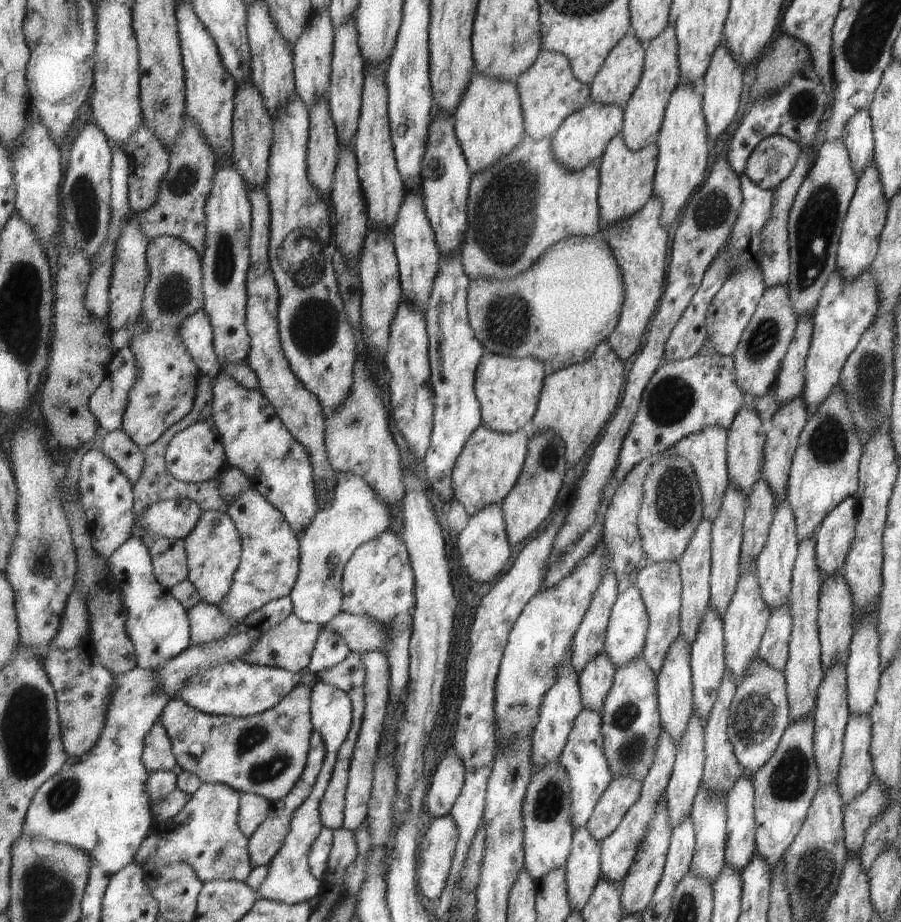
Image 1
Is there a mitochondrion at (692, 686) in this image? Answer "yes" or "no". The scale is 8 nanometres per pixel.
no

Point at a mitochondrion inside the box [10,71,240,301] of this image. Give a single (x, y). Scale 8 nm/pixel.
(83, 195)

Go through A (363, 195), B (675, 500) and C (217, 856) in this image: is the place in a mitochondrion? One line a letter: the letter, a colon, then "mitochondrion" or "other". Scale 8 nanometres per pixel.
A: other
B: mitochondrion
C: mitochondrion

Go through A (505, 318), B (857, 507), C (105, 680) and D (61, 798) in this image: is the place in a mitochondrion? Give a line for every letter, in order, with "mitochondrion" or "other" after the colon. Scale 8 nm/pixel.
A: mitochondrion
B: other
C: other
D: mitochondrion

